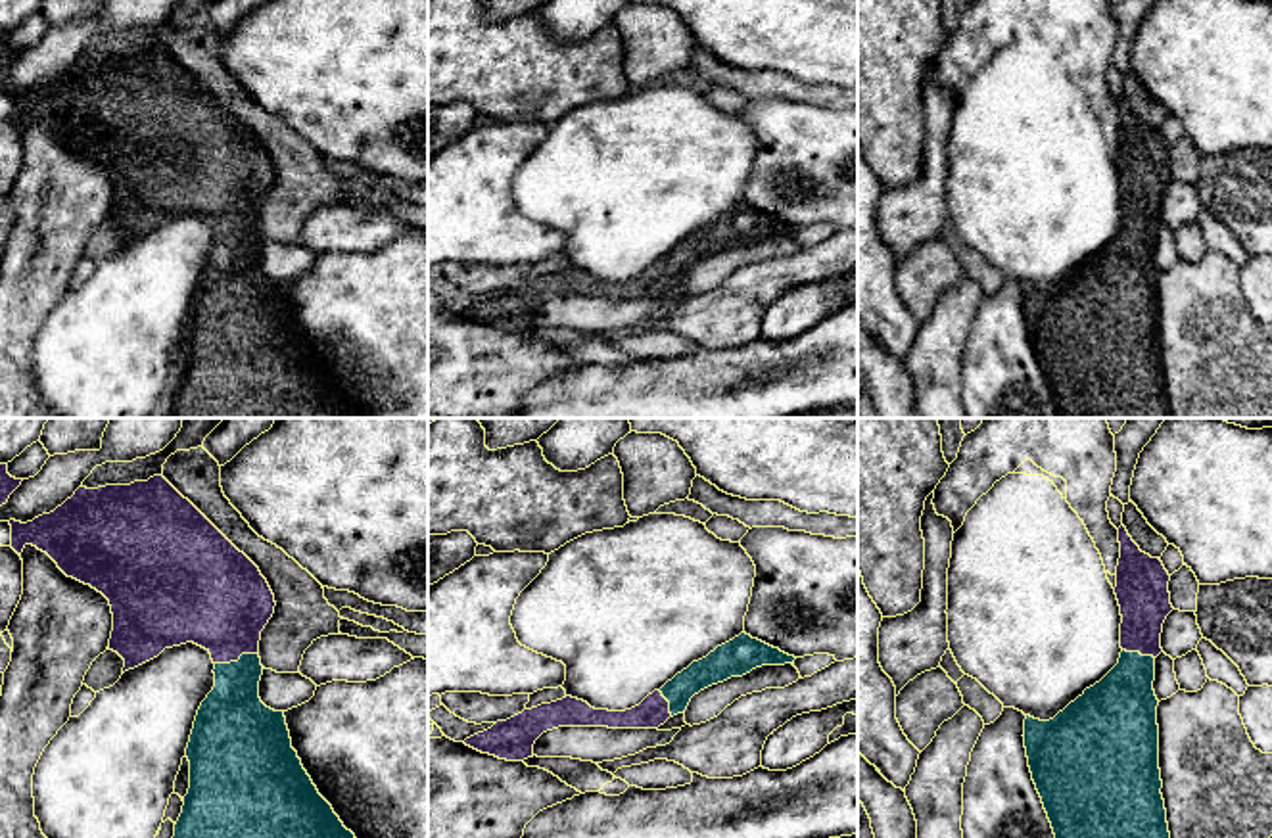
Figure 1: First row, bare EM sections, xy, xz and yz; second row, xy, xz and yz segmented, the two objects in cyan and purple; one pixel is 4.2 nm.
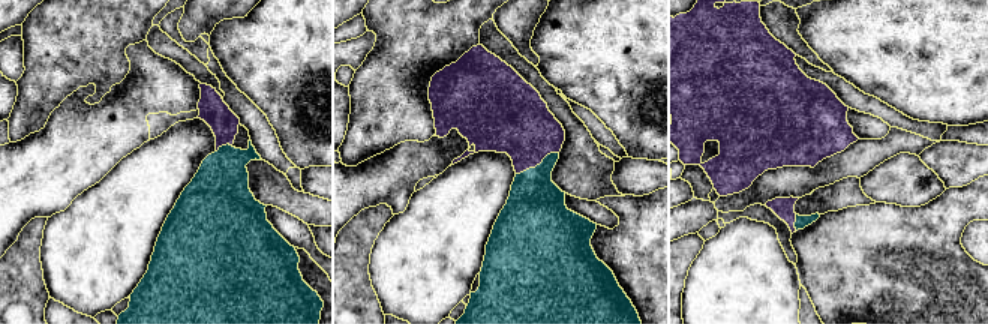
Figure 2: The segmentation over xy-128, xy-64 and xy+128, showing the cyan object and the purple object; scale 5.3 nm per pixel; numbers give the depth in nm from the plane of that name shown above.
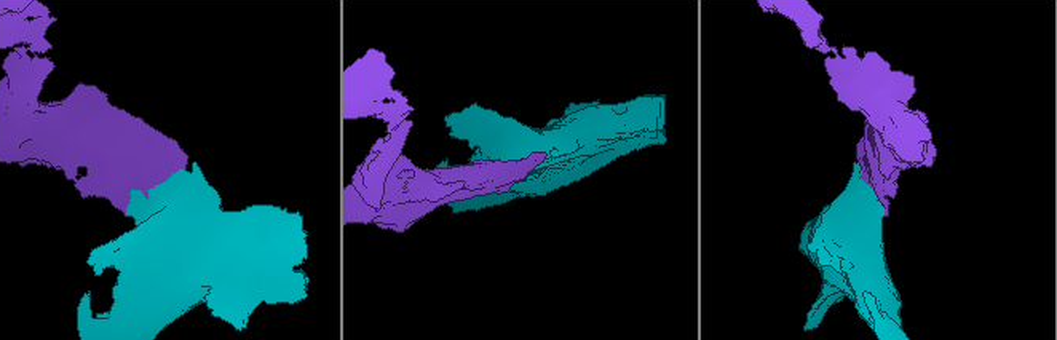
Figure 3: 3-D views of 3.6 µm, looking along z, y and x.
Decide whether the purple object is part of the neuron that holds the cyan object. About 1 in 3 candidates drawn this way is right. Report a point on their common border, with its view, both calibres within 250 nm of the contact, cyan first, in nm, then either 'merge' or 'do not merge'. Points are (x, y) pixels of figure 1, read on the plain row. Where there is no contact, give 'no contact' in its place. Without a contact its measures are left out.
contact xy (238, 231); calibres 280 and 400 nm; merge

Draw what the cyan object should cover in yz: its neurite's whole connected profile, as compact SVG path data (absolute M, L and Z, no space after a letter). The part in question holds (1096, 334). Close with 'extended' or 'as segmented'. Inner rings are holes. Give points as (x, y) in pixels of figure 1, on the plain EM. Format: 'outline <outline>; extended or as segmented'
outline M1119 98L1115 165L1120 176L1119 234L1049 291L1025 290L1025 318L1059 418L1174 418L1159 339L1155 228L1170 175L1170 146Z; extended

